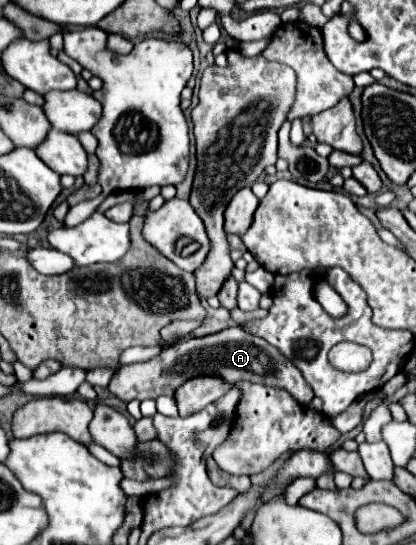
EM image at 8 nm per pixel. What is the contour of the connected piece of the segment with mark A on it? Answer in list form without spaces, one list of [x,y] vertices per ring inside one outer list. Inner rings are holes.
[[[241,326],[225,328],[217,334],[209,334],[201,338],[185,338],[183,342],[163,348],[159,356],[147,362],[117,368],[111,378],[109,390],[123,402],[131,402],[133,398],[157,400],[159,396],[175,396],[175,390],[181,384],[197,376],[217,376],[229,384],[235,384],[237,380],[249,380],[265,386],[285,388],[303,406],[307,406],[315,396],[309,384],[305,384],[297,366],[293,366],[275,346],[271,346],[263,338],[247,334]]]

